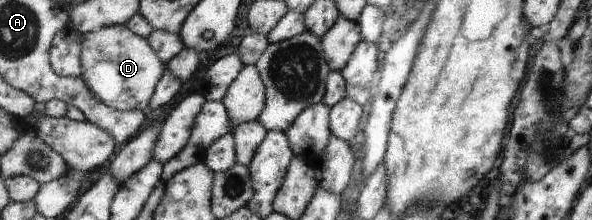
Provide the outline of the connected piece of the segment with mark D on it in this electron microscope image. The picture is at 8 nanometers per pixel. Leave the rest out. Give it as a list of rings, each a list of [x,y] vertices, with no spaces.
[[[126,25],[83,34],[84,79],[95,96],[119,111],[145,111],[167,67],[152,46]]]

